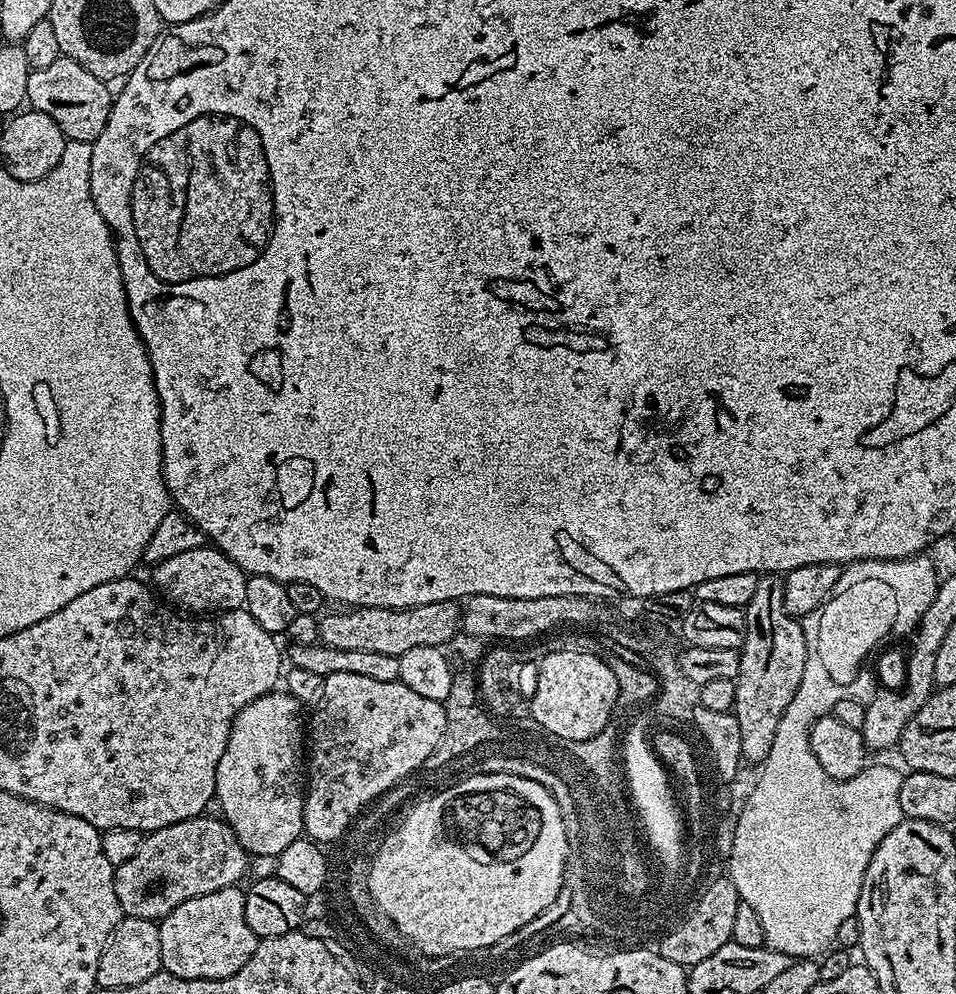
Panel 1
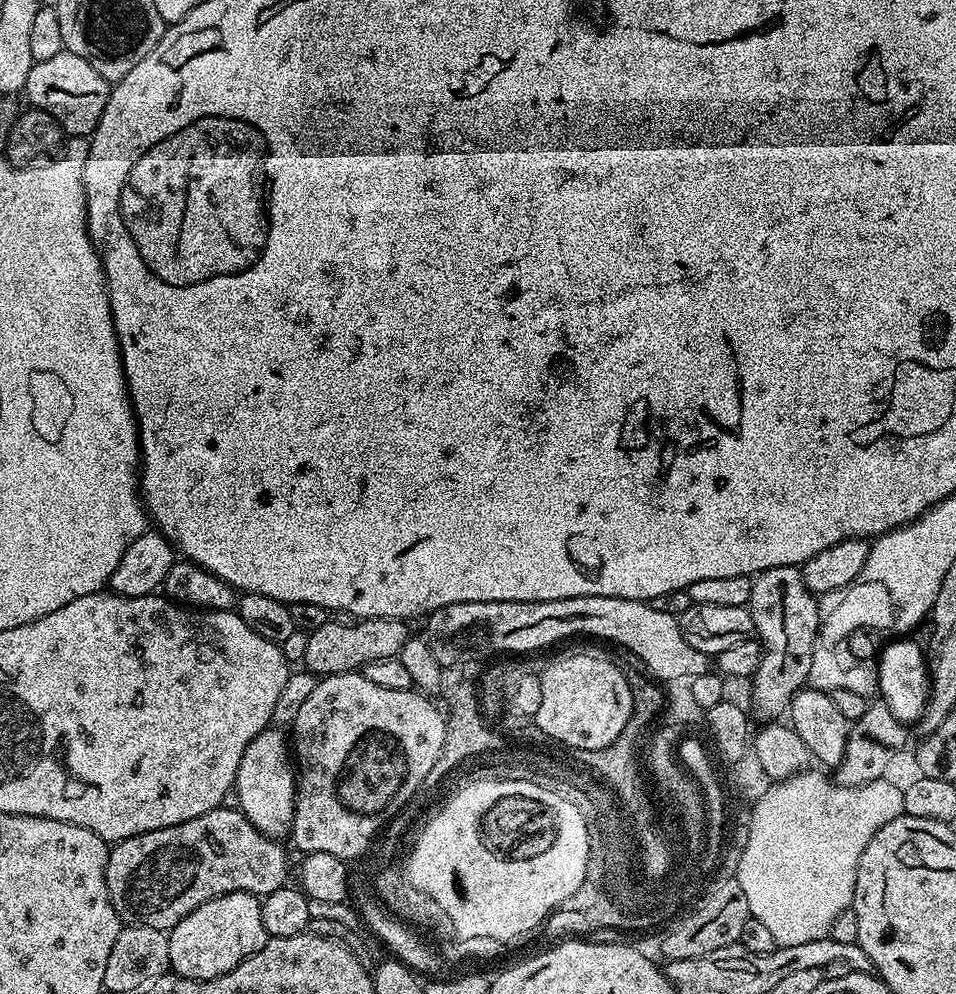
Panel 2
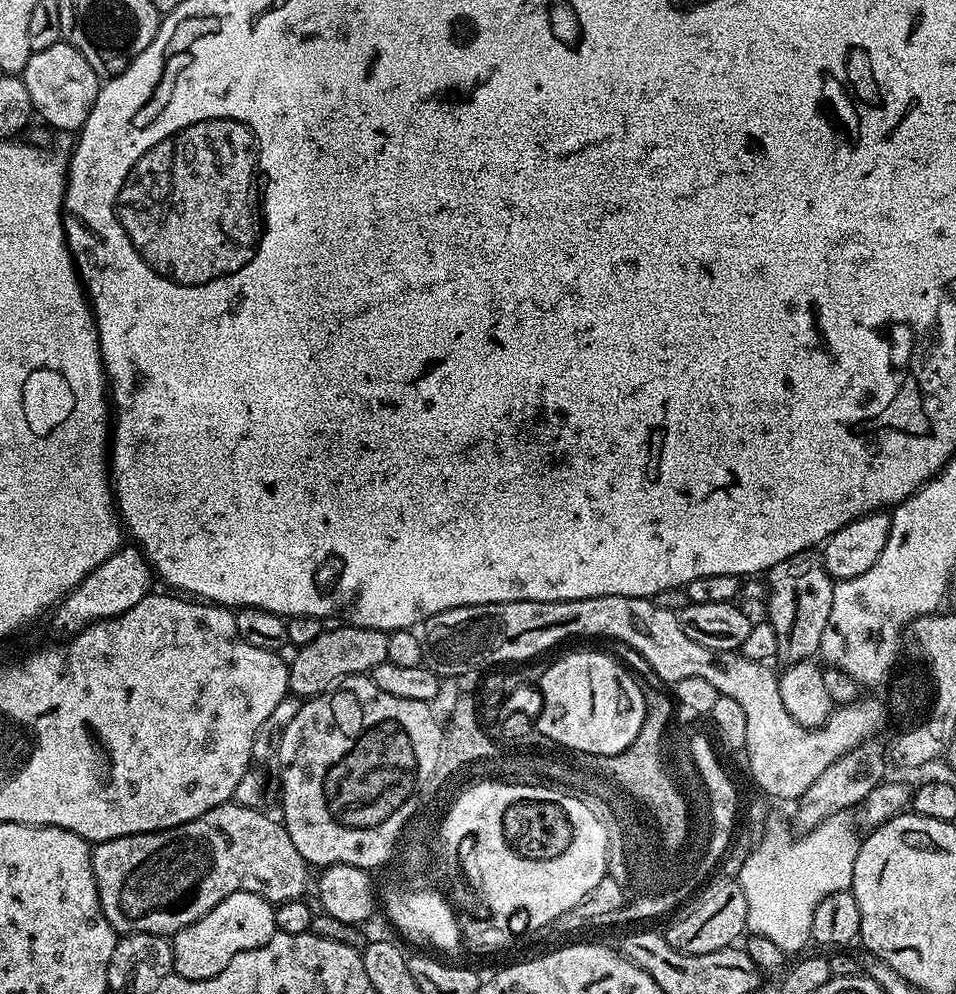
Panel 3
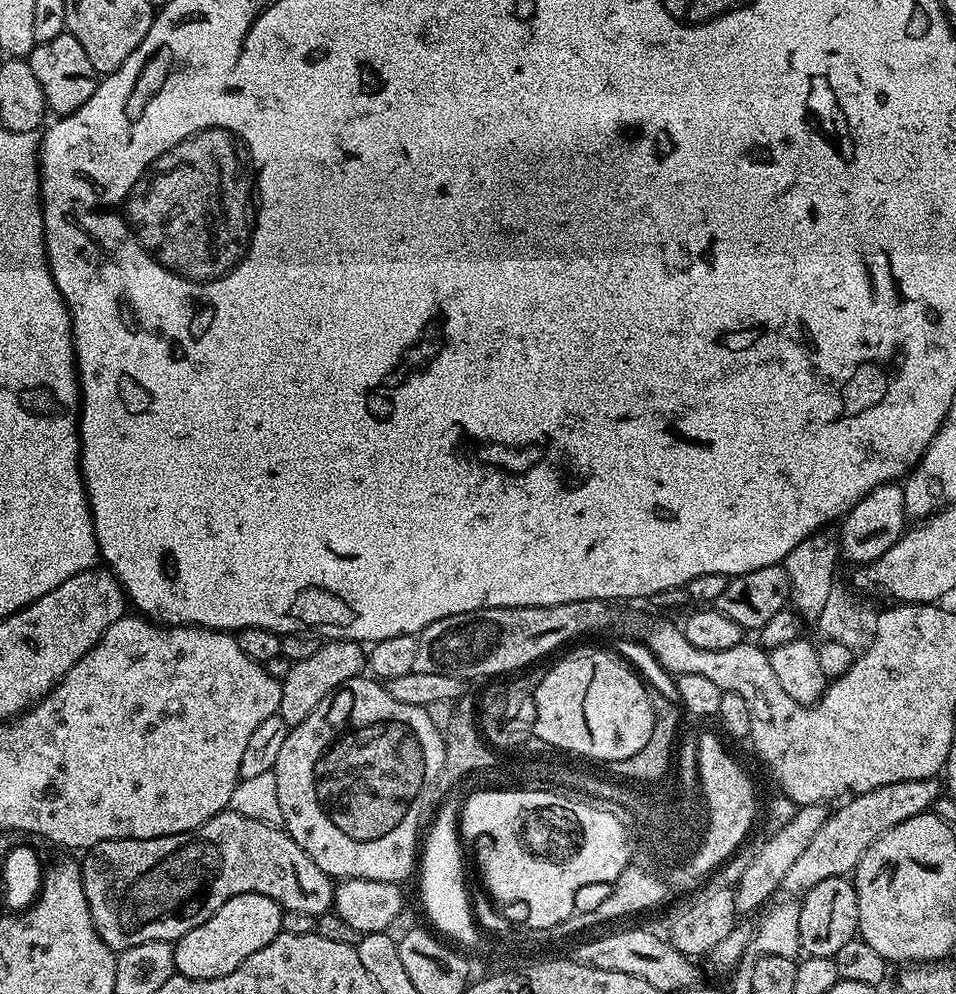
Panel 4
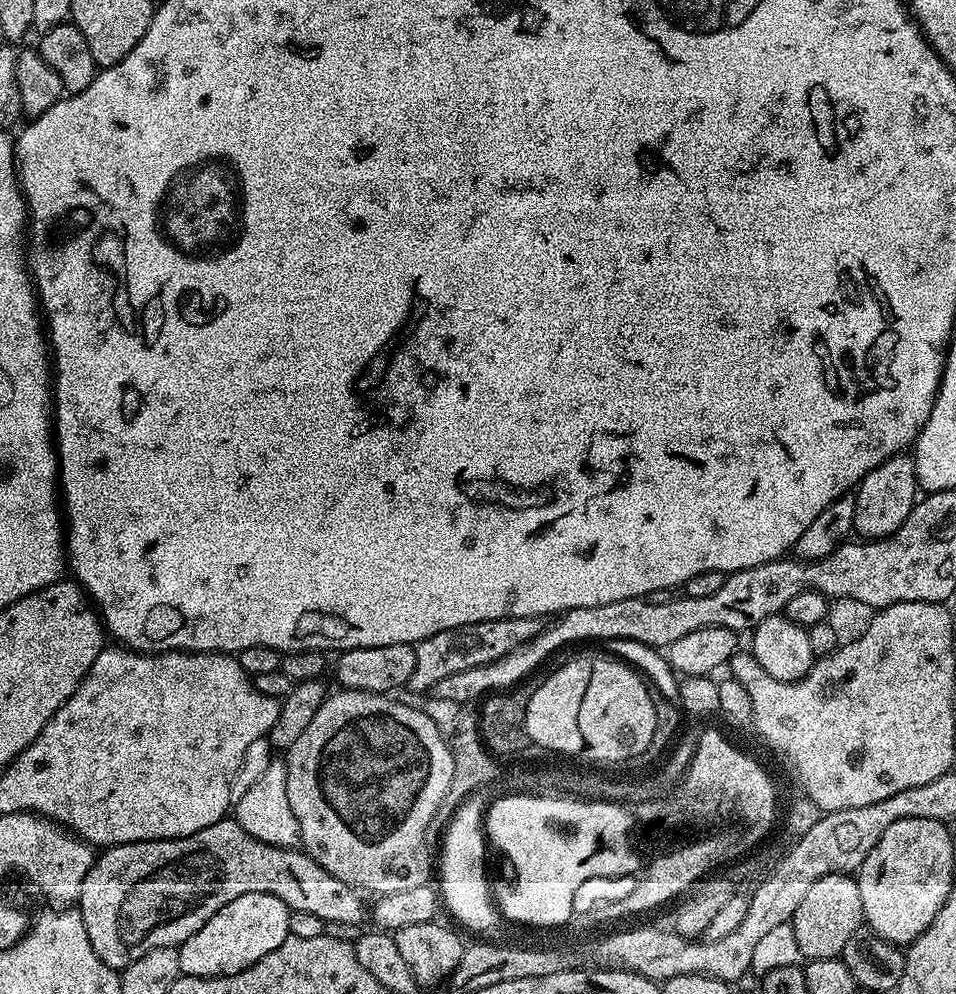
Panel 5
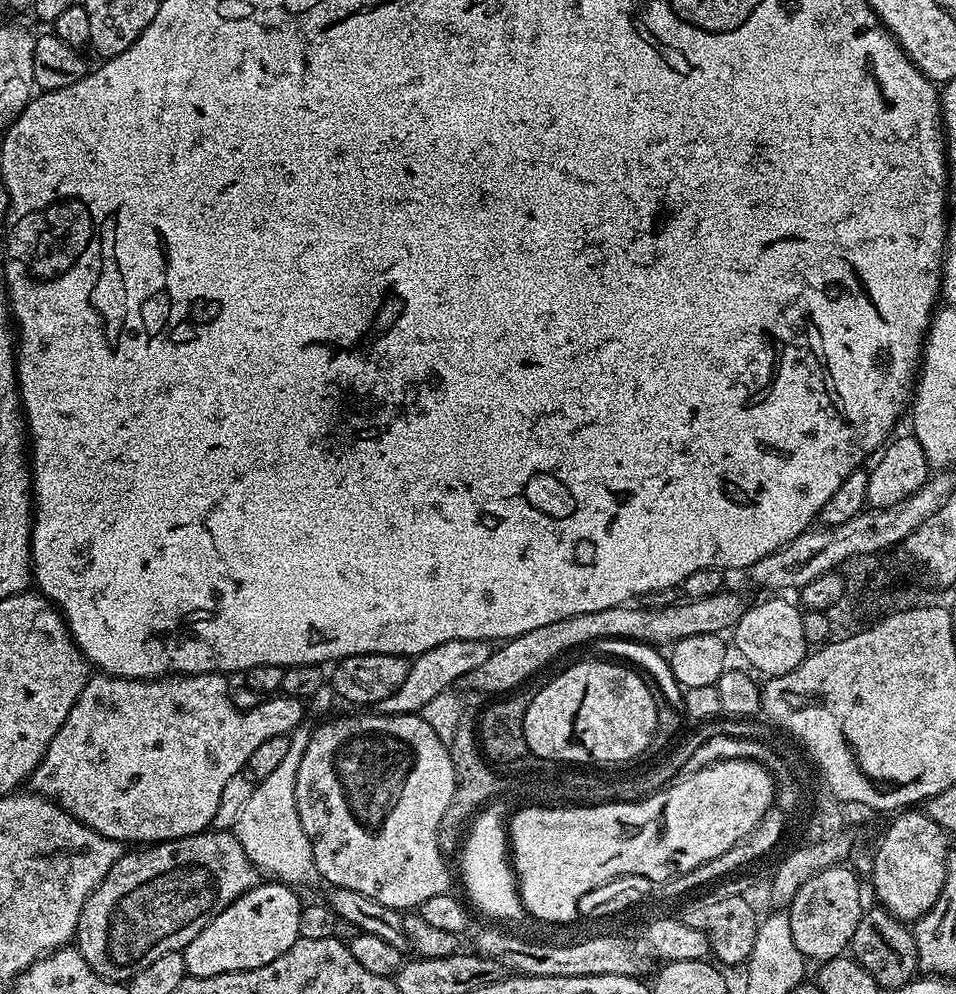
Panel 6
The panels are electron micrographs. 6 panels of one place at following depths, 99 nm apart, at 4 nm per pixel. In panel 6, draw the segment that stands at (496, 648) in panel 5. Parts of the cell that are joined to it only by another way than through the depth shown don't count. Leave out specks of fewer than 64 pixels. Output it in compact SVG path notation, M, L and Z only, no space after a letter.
M487 640L442 642L442 646L434 646L434 650L426 650L411 661L410 674L406 674L406 682L402 682L402 686L398 686L398 690L394 690L390 698L382 698L378 711L382 714L407 716L419 714L426 702L447 693L455 680L463 681L470 674L470 670L478 670L478 666L482 666L482 662L490 658L493 650L493 645Z

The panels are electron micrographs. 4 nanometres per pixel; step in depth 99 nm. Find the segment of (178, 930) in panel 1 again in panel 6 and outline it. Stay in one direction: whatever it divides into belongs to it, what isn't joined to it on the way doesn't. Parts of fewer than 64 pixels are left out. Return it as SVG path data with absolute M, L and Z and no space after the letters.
M264 882L257 883L256 887L251 888L249 892L243 892L233 904L226 906L226 910L219 912L219 914L184 947L183 954L188 976L210 978L218 974L245 972L246 970L261 968L270 962L274 962L274 958L286 954L286 950L290 950L290 946L294 946L294 942L300 939L300 935L298 934L298 914L302 907L302 900L299 900L299 898L292 893L295 891L287 884L281 884L279 882L267 883L268 884L264 884Z

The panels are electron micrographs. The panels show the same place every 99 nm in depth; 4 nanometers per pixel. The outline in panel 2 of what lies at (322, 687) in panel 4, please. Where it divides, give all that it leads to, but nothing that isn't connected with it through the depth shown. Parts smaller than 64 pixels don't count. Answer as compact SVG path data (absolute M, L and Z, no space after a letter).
M390 618L357 619L352 624L343 624L343 619L329 619L326 626L308 633L306 658L302 662L307 671L323 678L333 672L354 672L363 669L365 664L382 658L397 658L402 646L410 639L409 625L403 620Z

